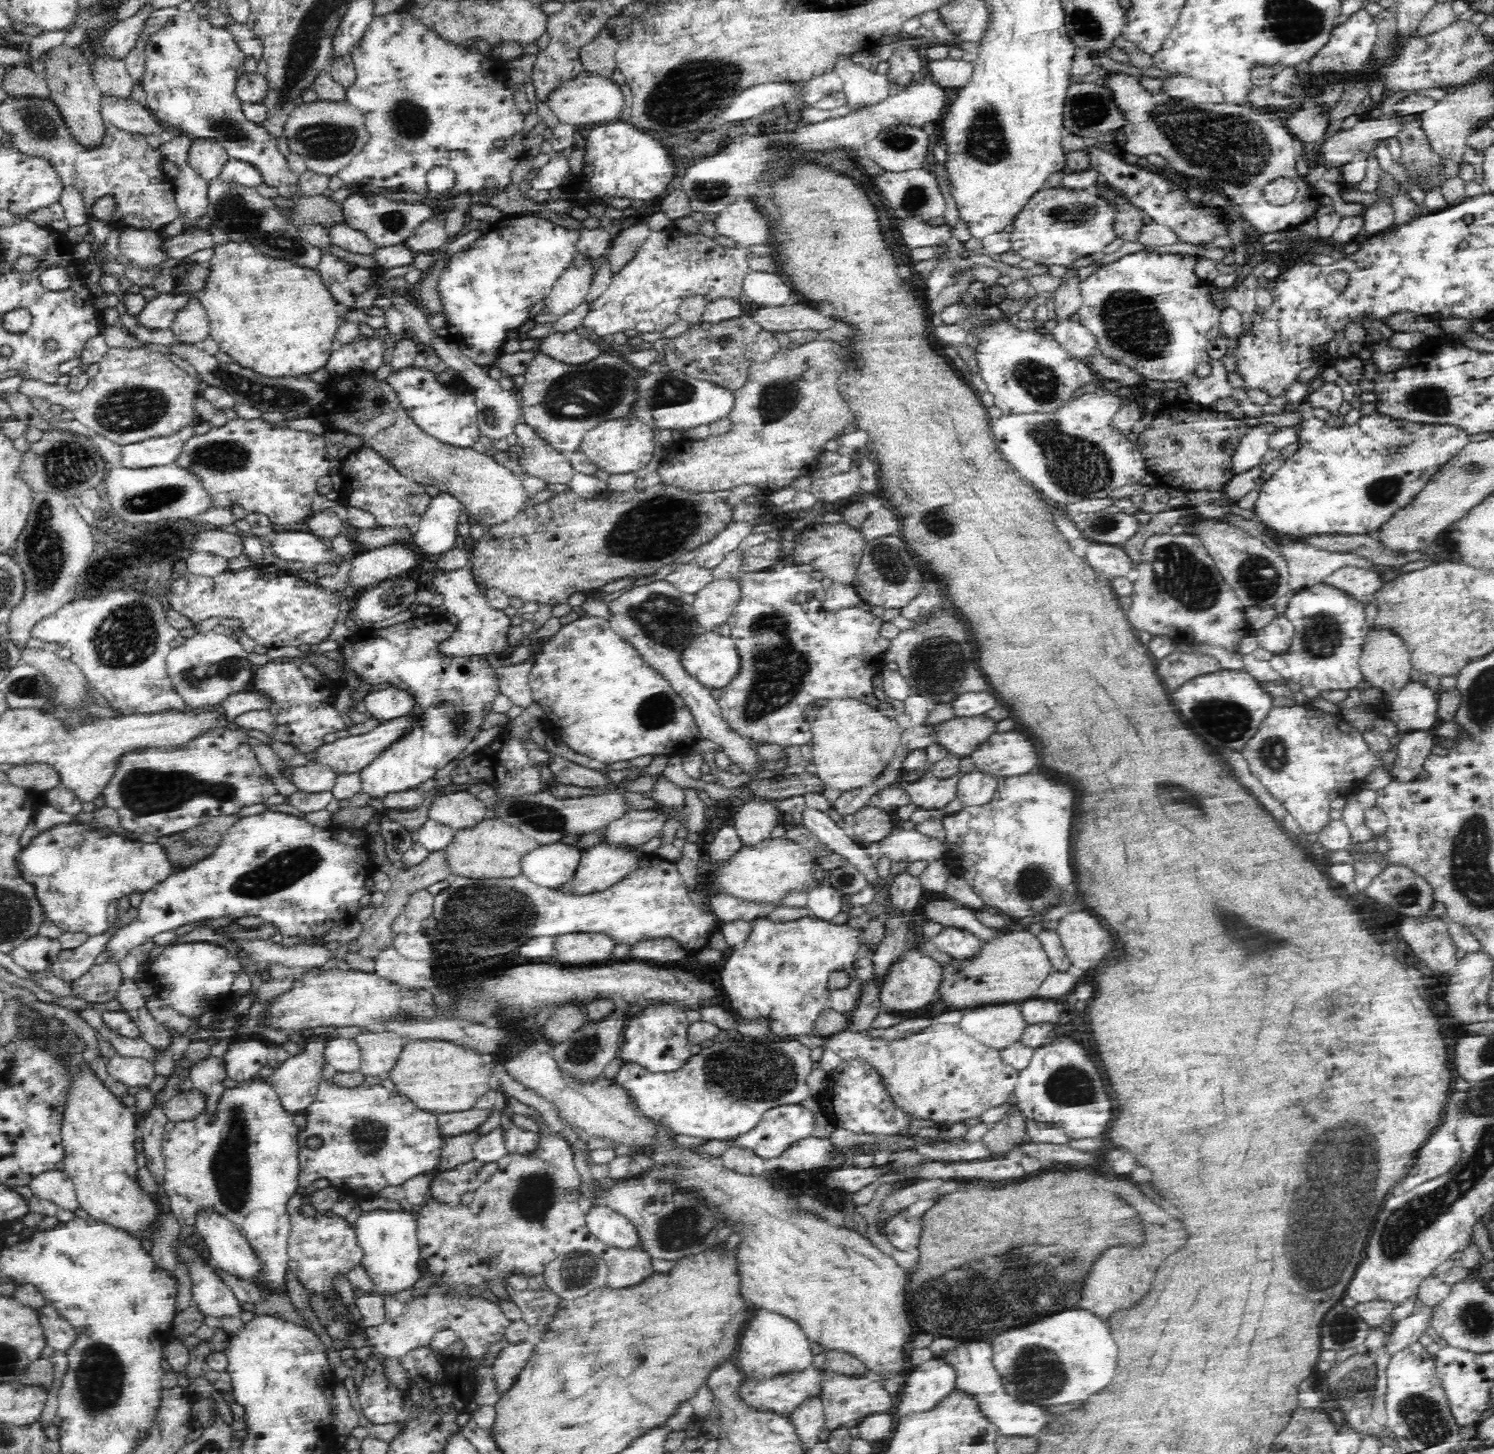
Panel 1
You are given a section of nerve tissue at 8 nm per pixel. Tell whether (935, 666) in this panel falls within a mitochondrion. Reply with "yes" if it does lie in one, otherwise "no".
yes

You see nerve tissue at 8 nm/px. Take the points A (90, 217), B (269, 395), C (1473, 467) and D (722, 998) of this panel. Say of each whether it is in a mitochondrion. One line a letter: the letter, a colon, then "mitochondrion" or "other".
A: other
B: mitochondrion
C: mitochondrion
D: other

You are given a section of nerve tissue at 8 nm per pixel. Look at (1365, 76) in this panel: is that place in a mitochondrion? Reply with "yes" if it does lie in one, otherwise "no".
no

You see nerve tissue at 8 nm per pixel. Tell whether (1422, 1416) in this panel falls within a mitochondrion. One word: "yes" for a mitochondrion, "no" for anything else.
yes

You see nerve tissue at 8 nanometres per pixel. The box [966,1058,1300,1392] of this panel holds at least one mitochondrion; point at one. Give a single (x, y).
(1047, 1283)

